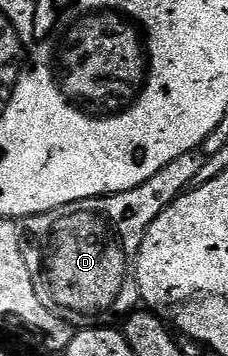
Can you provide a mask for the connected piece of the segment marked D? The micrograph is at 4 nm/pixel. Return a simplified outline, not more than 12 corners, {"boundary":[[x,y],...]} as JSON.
{"boundary":[[178,156],[138,184],[23,219],[38,300],[76,328],[141,301],[136,257],[196,182]]}

